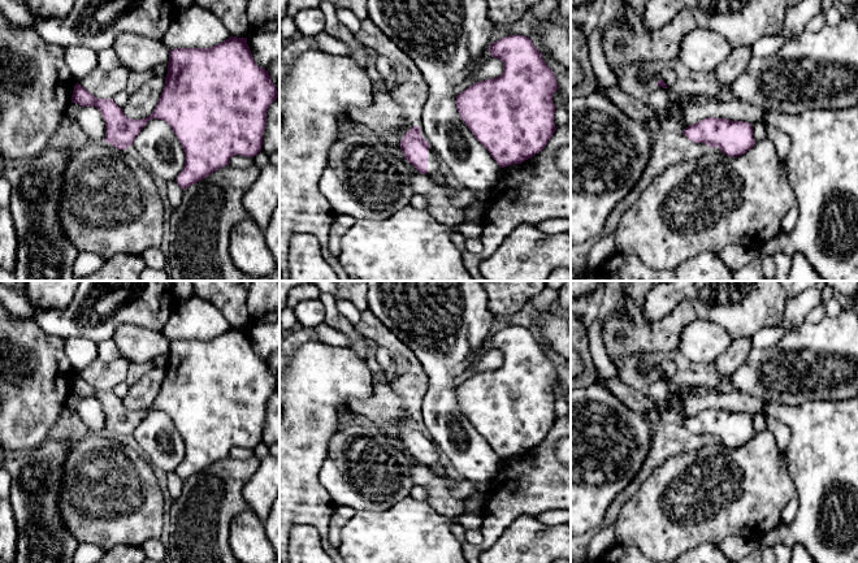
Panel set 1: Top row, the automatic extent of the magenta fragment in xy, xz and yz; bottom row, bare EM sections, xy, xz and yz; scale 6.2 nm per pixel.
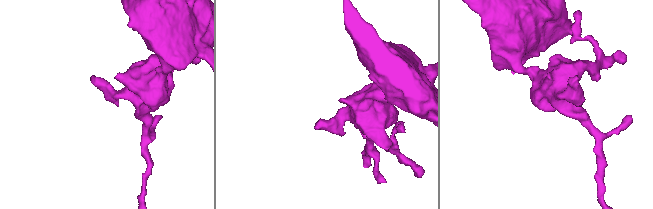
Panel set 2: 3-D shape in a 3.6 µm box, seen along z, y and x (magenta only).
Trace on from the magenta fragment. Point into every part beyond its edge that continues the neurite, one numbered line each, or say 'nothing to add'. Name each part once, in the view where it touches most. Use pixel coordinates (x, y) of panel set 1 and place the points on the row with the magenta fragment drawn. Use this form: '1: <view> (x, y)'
1: xz (434, 165)

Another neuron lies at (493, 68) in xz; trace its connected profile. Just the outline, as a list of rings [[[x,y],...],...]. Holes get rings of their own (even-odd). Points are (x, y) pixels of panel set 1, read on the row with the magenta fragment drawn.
[[[491,57],[482,65],[480,65],[472,74],[471,79],[481,82],[485,79],[493,79],[503,73],[503,62],[499,59]]]

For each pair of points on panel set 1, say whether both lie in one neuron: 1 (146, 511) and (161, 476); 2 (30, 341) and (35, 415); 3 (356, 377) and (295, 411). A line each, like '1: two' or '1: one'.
1: two
2: one
3: one

